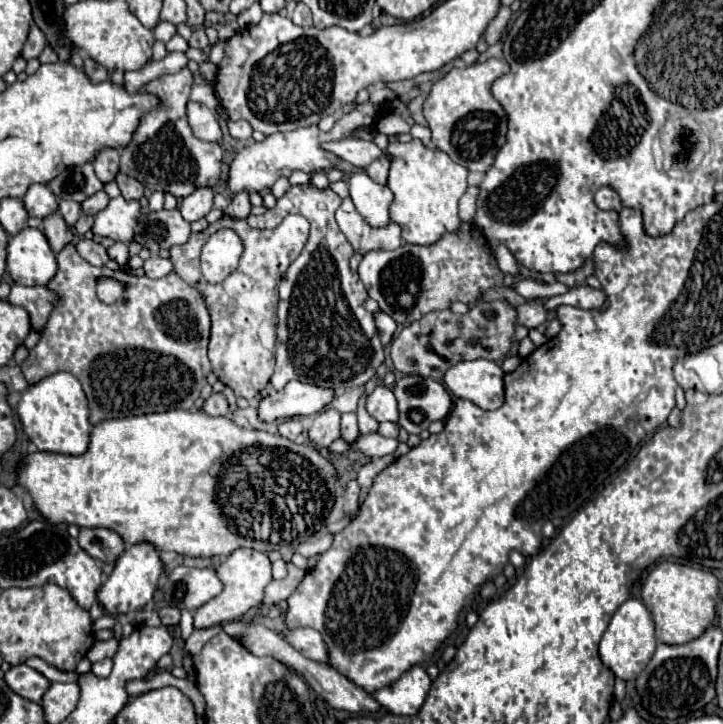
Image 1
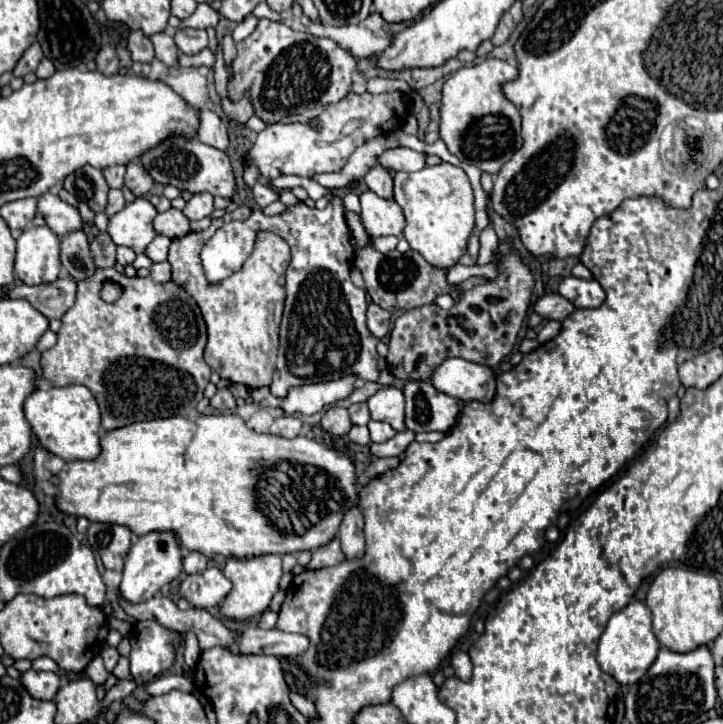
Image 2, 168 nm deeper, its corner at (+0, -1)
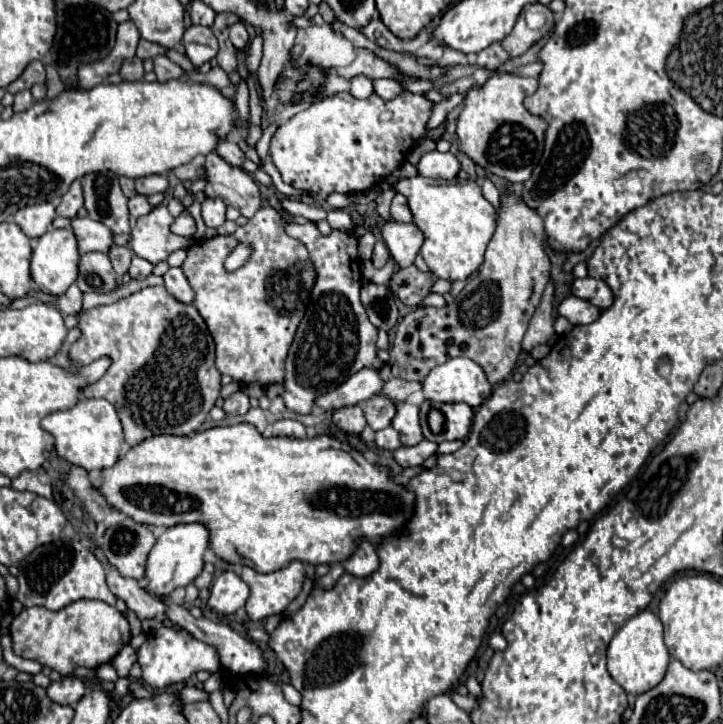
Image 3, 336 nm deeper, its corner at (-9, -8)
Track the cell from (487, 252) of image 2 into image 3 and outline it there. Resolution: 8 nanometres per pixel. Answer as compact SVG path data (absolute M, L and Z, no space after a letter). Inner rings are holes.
M485 178L481 183L483 196L495 207L500 209L500 192L489 178Z

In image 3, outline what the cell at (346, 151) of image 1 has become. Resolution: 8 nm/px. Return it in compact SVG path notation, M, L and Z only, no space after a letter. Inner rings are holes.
M428 152L420 158L420 162L416 164L416 170L420 176L426 176L426 178L438 178L438 180L450 180L458 174L460 170L460 162L456 160L454 154L446 152Z

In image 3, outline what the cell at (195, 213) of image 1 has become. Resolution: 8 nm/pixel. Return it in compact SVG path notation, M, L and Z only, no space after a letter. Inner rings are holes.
M206 198L202 202L202 218L206 222L206 226L218 228L220 224L224 224L226 220L226 206L220 198Z

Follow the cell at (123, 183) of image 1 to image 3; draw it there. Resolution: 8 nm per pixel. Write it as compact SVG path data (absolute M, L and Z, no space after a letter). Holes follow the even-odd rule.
M144 176L144 178L136 178L136 192L142 196L150 196L150 194L158 194L164 192L168 188L168 180L164 176Z

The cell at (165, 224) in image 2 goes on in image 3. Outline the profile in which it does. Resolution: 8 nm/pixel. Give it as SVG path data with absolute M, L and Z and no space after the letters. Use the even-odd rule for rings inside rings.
M184 210L178 218L174 218L170 230L172 230L174 234L178 234L178 236L194 238L194 234L196 234L196 222L194 222L194 218L190 216L190 212Z

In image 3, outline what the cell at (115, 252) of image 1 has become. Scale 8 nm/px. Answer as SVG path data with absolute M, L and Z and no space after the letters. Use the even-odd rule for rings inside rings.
M132 256L132 264L130 264L130 276L136 278L136 280L144 280L150 272L152 272L152 264L144 258L138 258L138 256Z

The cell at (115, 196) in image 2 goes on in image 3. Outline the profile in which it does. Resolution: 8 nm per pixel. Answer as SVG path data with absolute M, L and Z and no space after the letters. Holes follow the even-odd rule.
M134 196L134 198L130 198L128 200L128 210L130 210L130 218L132 220L136 220L136 218L140 218L140 216L144 216L144 214L148 214L150 210L152 210L152 206L148 204L148 200L146 200L146 196Z

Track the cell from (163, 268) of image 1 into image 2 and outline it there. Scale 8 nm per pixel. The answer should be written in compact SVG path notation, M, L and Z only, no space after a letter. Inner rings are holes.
M169 261L153 263L153 267L151 267L151 279L155 283L167 283L167 281L171 281L171 265L169 265Z

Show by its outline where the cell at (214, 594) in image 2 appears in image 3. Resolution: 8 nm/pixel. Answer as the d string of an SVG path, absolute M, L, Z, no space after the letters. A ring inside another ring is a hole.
M222 572L210 586L208 606L220 614L234 614L244 608L248 600L248 586L234 572Z

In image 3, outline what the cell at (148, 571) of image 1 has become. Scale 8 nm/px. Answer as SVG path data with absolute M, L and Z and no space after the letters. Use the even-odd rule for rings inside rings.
M178 524L168 528L154 544L146 562L146 592L152 596L168 596L174 588L188 586L204 566L204 550L208 548L208 530L202 524Z

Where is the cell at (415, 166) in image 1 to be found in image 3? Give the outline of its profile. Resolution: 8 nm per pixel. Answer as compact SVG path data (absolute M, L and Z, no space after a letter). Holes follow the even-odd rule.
M414 176L400 180L396 190L408 198L414 224L424 232L420 254L426 260L430 272L434 272L438 278L456 282L468 278L480 268L486 246L496 230L496 210L482 196L482 190L474 180L460 182L458 178L434 180Z

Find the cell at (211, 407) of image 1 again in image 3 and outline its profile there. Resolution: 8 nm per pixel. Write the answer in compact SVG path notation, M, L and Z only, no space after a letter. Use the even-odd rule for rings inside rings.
M234 392L232 396L228 396L224 400L222 408L226 414L244 414L244 412L248 412L250 402L248 402L248 396L244 392Z

